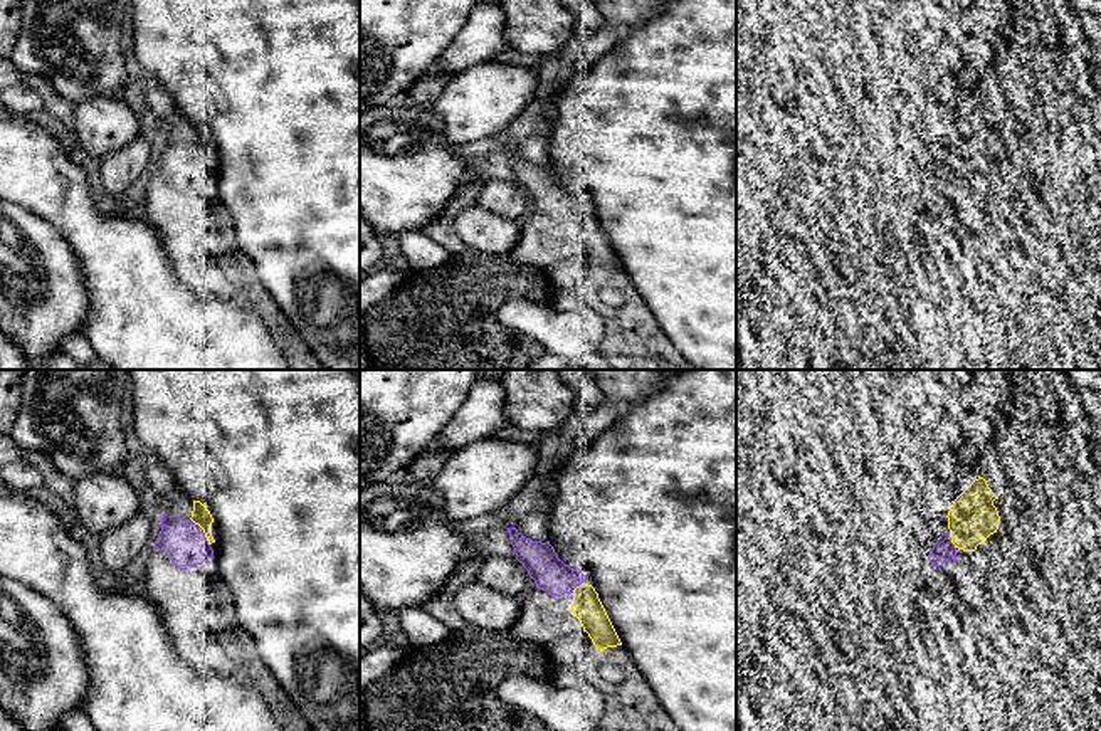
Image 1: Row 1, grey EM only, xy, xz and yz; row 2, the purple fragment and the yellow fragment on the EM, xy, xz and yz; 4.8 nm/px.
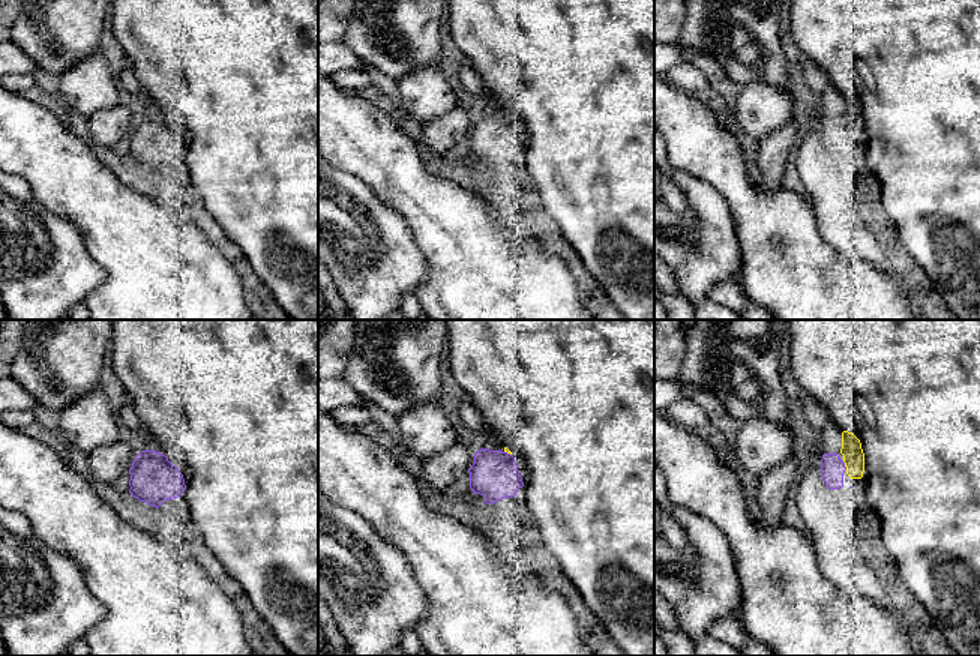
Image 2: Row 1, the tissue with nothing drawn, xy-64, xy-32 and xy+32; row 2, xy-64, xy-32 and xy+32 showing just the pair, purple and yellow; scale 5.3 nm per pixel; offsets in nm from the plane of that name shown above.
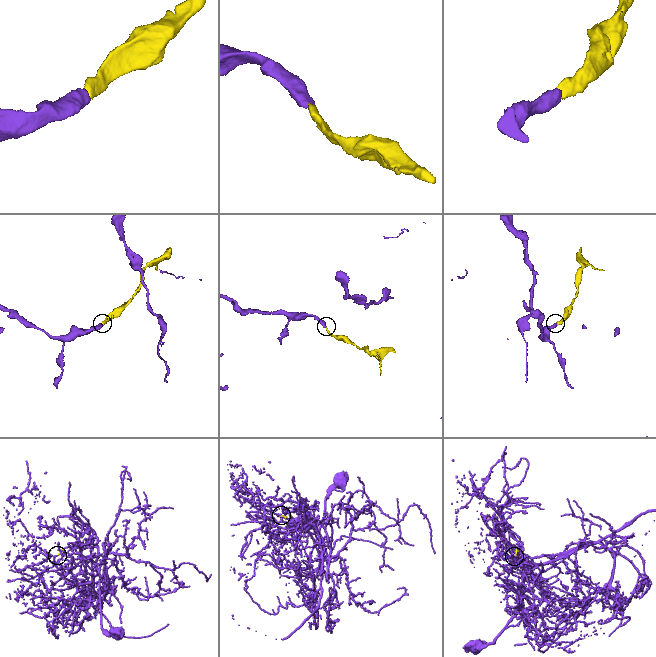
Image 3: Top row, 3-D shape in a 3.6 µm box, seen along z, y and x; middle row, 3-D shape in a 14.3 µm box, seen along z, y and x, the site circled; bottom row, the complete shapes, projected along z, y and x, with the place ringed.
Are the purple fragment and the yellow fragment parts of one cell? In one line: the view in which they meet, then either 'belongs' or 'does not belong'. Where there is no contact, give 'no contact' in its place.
contact in xy; belongs

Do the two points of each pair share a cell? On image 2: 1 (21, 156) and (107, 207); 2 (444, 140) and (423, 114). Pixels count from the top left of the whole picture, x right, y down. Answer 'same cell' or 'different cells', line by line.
1: same cell
2: different cells

